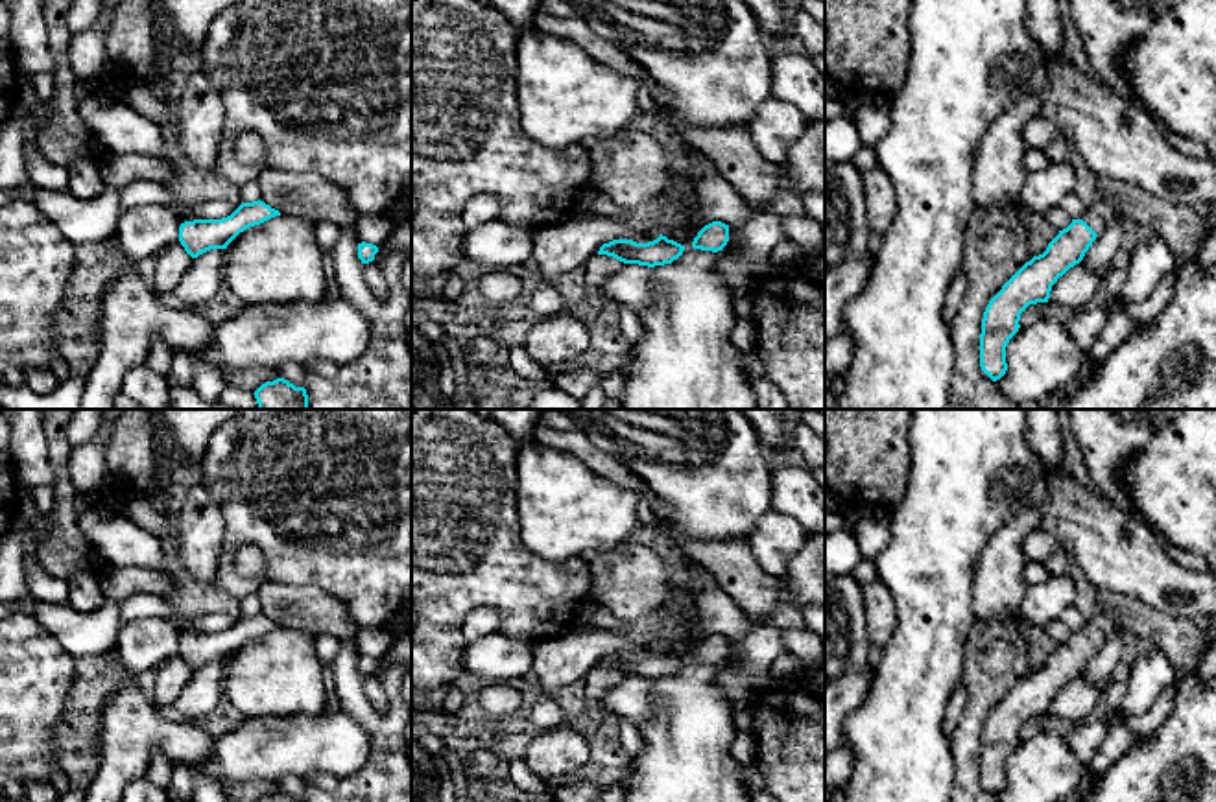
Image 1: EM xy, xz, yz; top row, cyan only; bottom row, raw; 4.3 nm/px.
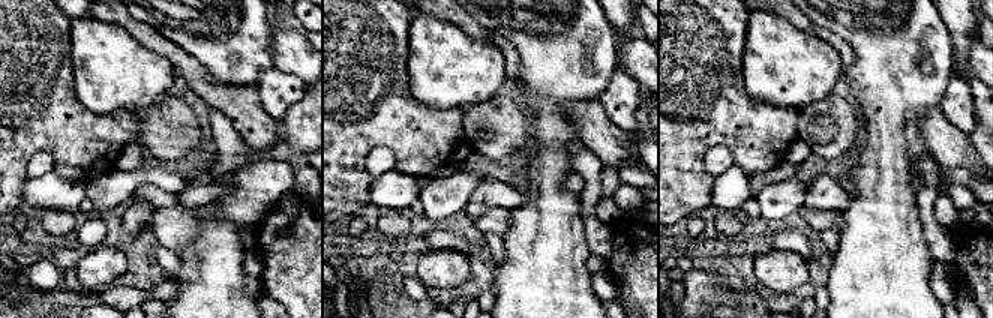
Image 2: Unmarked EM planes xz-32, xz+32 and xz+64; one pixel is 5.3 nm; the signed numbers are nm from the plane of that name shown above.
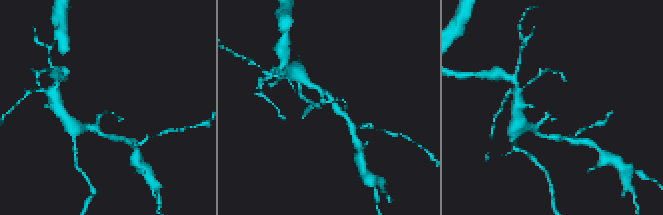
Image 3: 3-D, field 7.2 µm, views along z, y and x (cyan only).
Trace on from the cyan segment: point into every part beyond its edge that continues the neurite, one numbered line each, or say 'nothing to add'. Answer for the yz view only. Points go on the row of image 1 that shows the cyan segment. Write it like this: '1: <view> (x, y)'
1: yz (1108, 209)

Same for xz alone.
1: xz (598, 268)

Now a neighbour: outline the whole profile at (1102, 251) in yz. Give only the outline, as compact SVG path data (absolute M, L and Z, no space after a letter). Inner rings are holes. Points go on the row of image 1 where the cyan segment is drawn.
M1113 219L1105 230L1096 236L1081 260L1089 269L1103 275L1111 267L1111 262L1122 243L1122 227L1122 219Z

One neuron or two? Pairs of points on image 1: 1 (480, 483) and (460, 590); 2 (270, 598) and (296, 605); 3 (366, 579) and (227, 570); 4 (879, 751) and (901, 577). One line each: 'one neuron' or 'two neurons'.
1: one neuron
2: one neuron
3: one neuron
4: one neuron

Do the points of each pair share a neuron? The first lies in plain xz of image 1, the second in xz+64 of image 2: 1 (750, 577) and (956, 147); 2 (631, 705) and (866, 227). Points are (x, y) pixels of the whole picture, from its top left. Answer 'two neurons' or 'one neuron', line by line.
1: one neuron
2: two neurons

